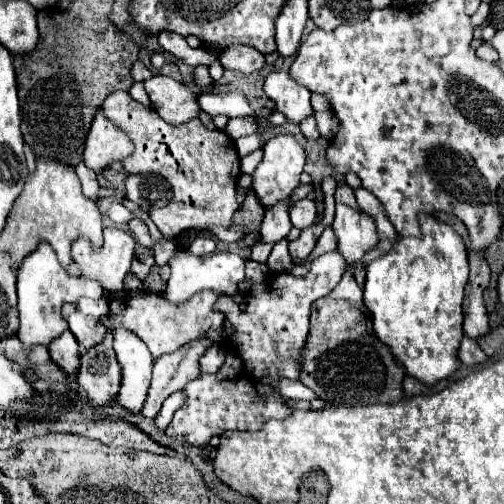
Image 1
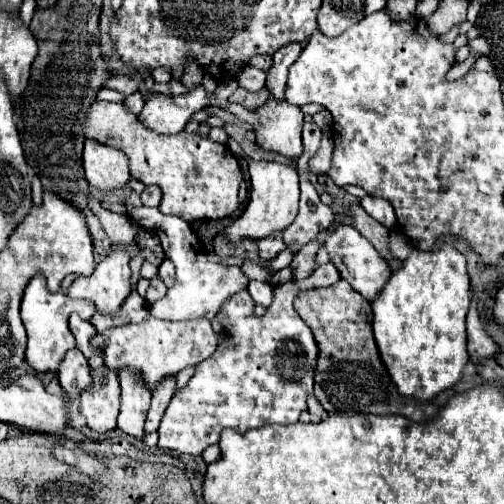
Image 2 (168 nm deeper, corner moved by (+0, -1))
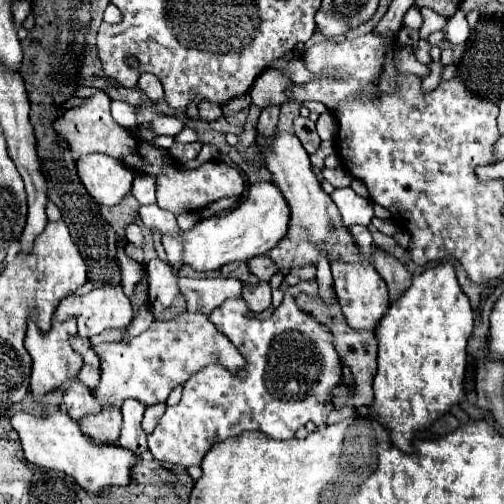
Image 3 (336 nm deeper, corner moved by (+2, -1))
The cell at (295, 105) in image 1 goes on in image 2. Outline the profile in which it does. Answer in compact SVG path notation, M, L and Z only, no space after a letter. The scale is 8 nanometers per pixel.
M273 97L263 105L259 107L257 111L245 111L243 107L235 107L231 105L229 107L231 113L235 113L241 121L249 123L255 131L255 143L257 147L261 147L263 151L273 151L273 153L279 153L287 159L293 159L297 161L303 153L303 143L301 143L301 125L303 125L303 113L299 107L287 103L287 101L275 101Z

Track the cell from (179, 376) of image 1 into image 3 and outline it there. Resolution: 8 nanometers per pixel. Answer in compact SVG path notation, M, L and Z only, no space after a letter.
M157 403L157 405L151 405L151 407L147 407L147 411L145 411L145 417L143 417L143 431L149 435L153 429L155 429L155 425L159 423L159 419L163 417L163 413L165 413L165 403Z

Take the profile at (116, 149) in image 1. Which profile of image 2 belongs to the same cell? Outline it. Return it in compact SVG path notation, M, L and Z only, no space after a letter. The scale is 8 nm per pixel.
M85 141L83 169L89 185L101 191L113 191L131 179L127 157L113 147L105 147L97 141Z

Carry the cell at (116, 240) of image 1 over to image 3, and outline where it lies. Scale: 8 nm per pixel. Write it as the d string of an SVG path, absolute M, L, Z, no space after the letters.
M105 283L105 285L97 285L93 287L87 295L67 295L57 311L55 311L55 317L57 321L65 321L67 317L75 315L77 317L77 325L79 325L79 335L81 337L93 337L105 329L117 329L117 327L125 327L129 325L129 321L133 319L133 309L131 309L131 303L129 303L129 297L123 293L123 285L111 285L111 283Z

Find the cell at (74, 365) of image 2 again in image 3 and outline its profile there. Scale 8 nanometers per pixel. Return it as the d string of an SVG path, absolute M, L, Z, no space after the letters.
M71 377L69 387L63 389L63 407L75 421L81 421L83 415L97 413L101 403L85 383L81 383L77 377Z

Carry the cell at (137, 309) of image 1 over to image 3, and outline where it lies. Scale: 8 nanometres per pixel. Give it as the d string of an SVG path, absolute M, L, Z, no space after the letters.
M183 313L183 317L163 321L163 323L153 321L151 327L145 329L137 337L131 337L127 341L119 341L119 343L101 343L101 345L95 345L93 349L97 351L97 355L101 359L101 381L95 389L95 395L99 397L101 405L121 405L127 397L139 399L145 405L155 405L155 403L167 401L167 397L175 385L185 383L193 373L197 373L199 369L203 369L209 363L225 365L231 371L245 367L245 359L241 357L241 353L231 345L231 341L227 341L215 329L215 325L211 325L211 321L203 313Z

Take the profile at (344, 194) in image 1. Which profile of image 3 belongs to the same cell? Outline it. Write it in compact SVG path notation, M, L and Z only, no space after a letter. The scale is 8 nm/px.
M375 247L373 265L375 265L377 273L383 277L383 281L387 283L391 301L395 301L395 297L399 297L399 293L403 293L403 289L407 289L407 285L411 285L411 273L405 269L405 265L401 265L385 249Z

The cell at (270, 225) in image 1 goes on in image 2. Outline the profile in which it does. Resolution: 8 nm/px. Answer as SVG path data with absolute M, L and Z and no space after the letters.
M273 233L273 235L265 237L265 239L261 239L257 245L259 245L261 261L271 261L271 259L275 259L285 249L281 233Z

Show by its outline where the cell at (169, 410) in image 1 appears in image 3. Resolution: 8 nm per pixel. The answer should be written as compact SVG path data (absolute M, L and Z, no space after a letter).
M47 405L43 415L17 411L9 417L9 423L19 433L27 461L71 475L91 495L99 495L103 489L109 489L113 485L127 485L131 481L131 467L135 465L136 455L123 447L93 443L81 431L81 425L77 421L71 421L71 417L55 405Z

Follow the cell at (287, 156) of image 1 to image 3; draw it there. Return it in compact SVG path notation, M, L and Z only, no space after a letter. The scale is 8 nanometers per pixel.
M255 181L249 187L249 197L233 211L203 219L193 229L183 231L183 259L197 271L211 271L231 261L247 261L249 257L265 255L287 235L289 219L291 209L281 189L273 181Z

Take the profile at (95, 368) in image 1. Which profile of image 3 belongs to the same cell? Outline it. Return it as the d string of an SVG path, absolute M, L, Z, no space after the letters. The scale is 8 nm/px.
M117 405L101 407L99 413L83 417L81 425L83 425L83 433L87 433L99 445L117 441L121 427L121 407Z

